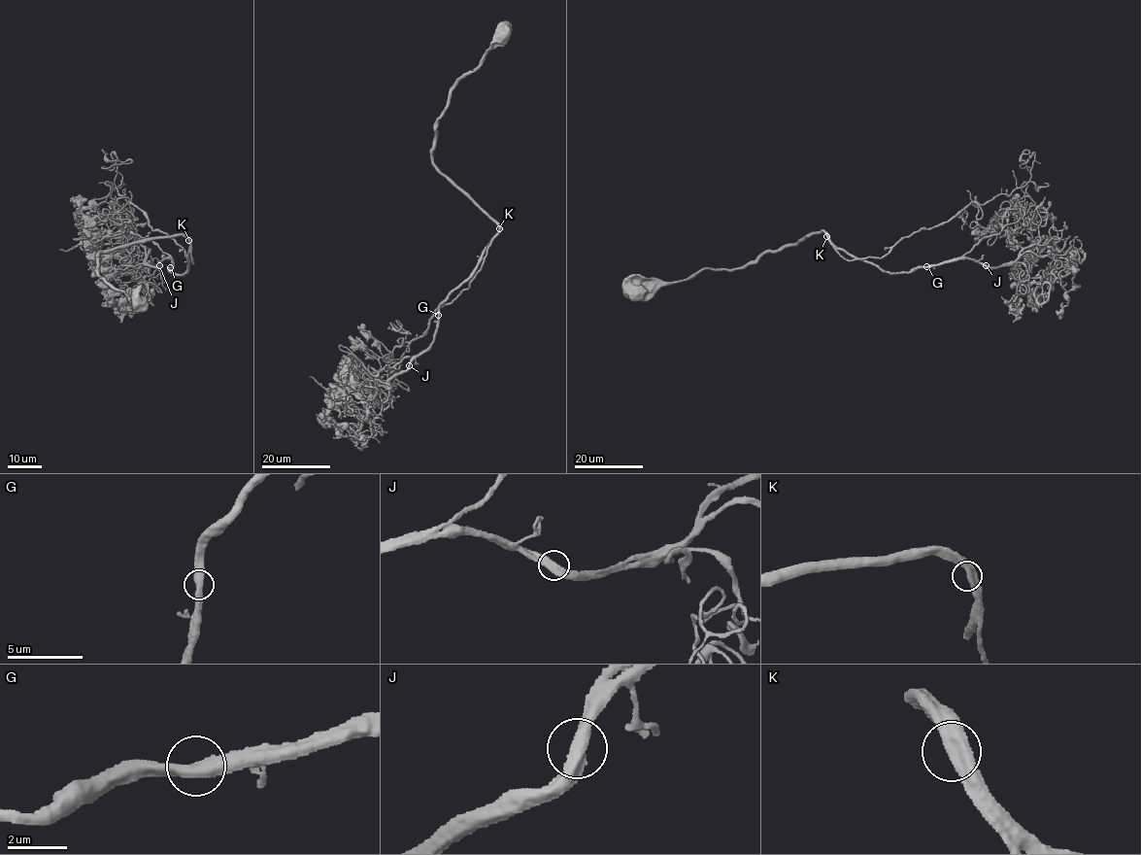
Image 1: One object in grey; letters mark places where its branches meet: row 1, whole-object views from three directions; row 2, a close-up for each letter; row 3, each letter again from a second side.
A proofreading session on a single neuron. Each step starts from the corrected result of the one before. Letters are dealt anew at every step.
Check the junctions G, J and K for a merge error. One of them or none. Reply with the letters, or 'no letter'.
no letter

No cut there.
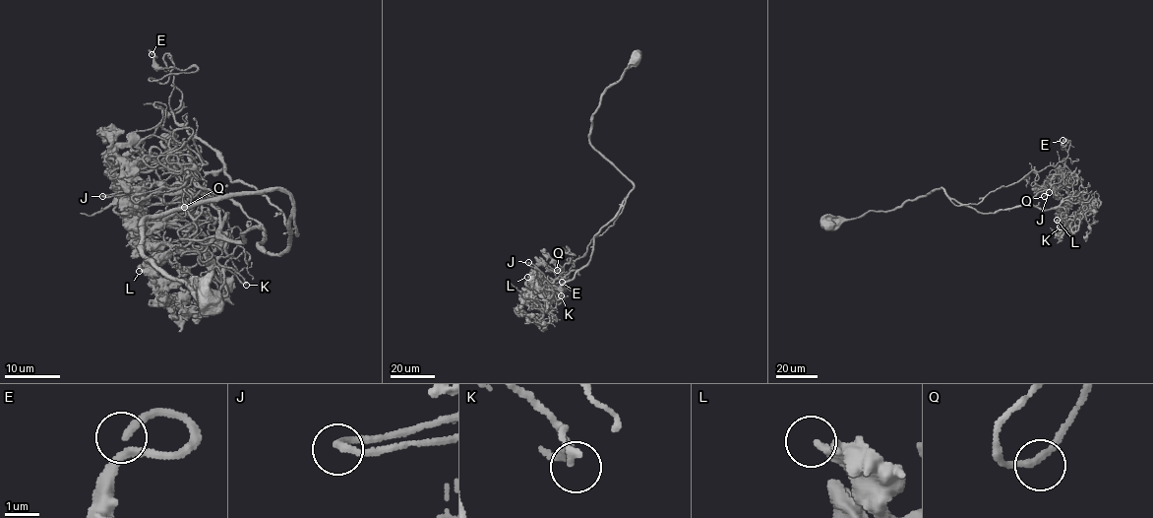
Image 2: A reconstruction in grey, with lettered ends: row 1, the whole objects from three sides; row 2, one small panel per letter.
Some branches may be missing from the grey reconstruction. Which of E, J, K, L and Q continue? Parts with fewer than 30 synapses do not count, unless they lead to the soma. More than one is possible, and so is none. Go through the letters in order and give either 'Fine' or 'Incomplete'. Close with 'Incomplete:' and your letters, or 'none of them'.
E: Incomplete
J: Fine
K: Fine
L: Fine
Q: Fine
Incomplete: E

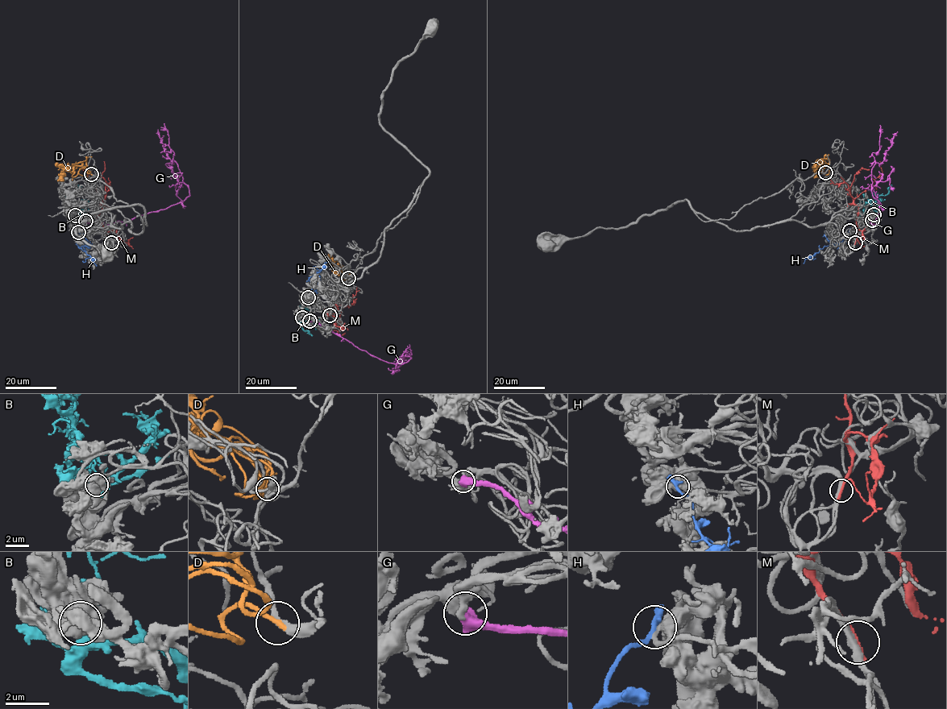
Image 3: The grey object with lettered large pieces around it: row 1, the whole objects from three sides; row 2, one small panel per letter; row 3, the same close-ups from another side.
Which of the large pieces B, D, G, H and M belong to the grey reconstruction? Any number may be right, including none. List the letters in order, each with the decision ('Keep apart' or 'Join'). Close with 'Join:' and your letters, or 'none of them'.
B: Keep apart
D: Join
G: Keep apart
H: Keep apart
M: Keep apart
Join: D

